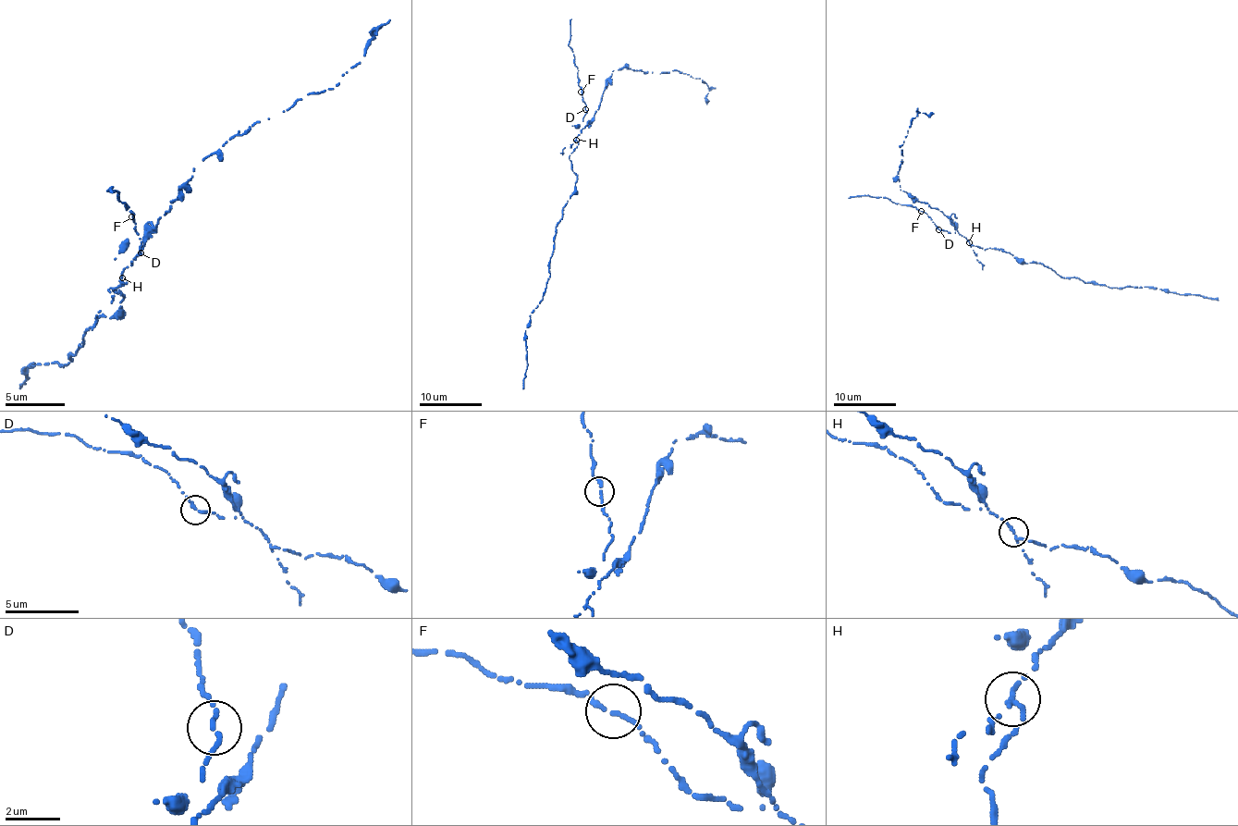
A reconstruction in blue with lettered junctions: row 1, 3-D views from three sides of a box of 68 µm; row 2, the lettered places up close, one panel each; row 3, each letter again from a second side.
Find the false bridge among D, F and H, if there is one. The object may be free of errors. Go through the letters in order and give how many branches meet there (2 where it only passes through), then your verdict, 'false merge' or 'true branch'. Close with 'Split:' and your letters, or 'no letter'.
D: branches 1; true branch
F: branches 1; true branch
H: branches 1; false merge
Split: H

